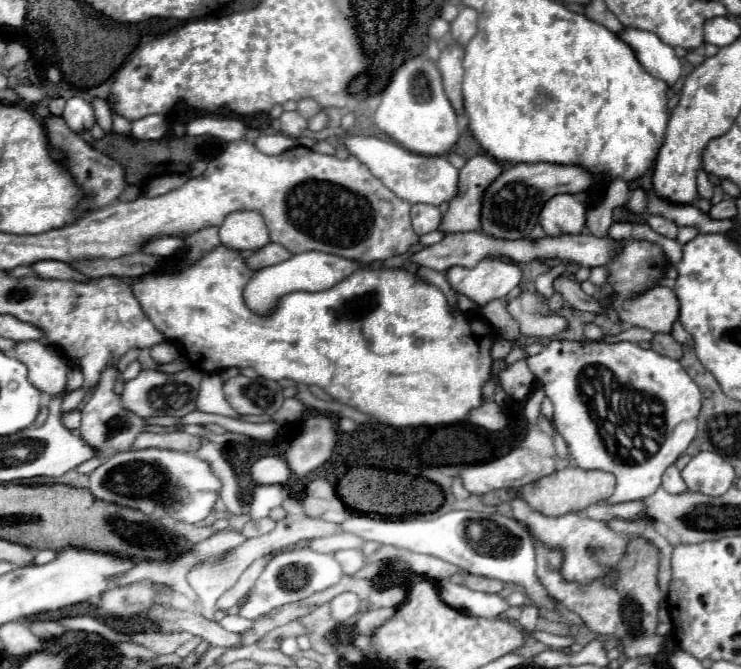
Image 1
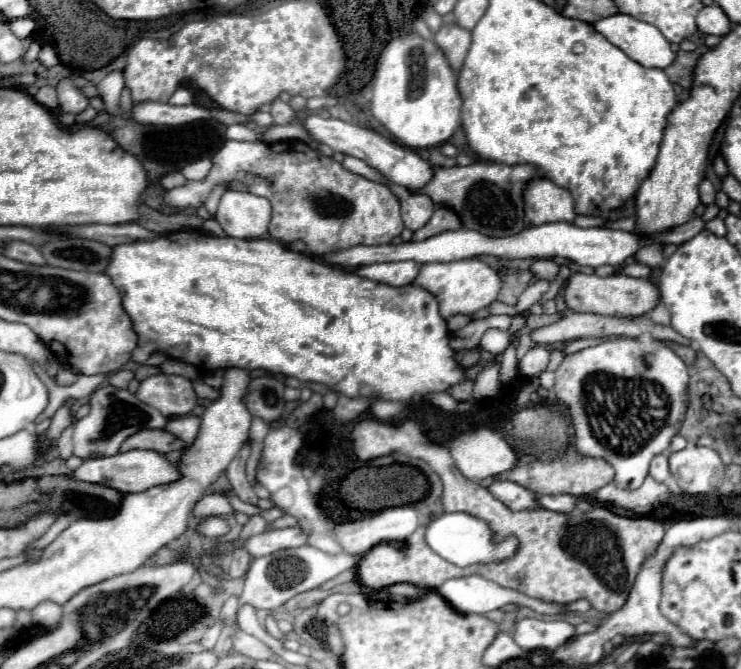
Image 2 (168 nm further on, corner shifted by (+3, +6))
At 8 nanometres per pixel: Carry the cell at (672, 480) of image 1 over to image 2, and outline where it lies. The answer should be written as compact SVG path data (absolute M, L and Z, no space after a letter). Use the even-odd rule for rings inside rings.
M657 455L653 461L651 461L651 467L649 467L649 475L657 481L665 481L671 477L669 473L669 467L667 467L667 455Z

